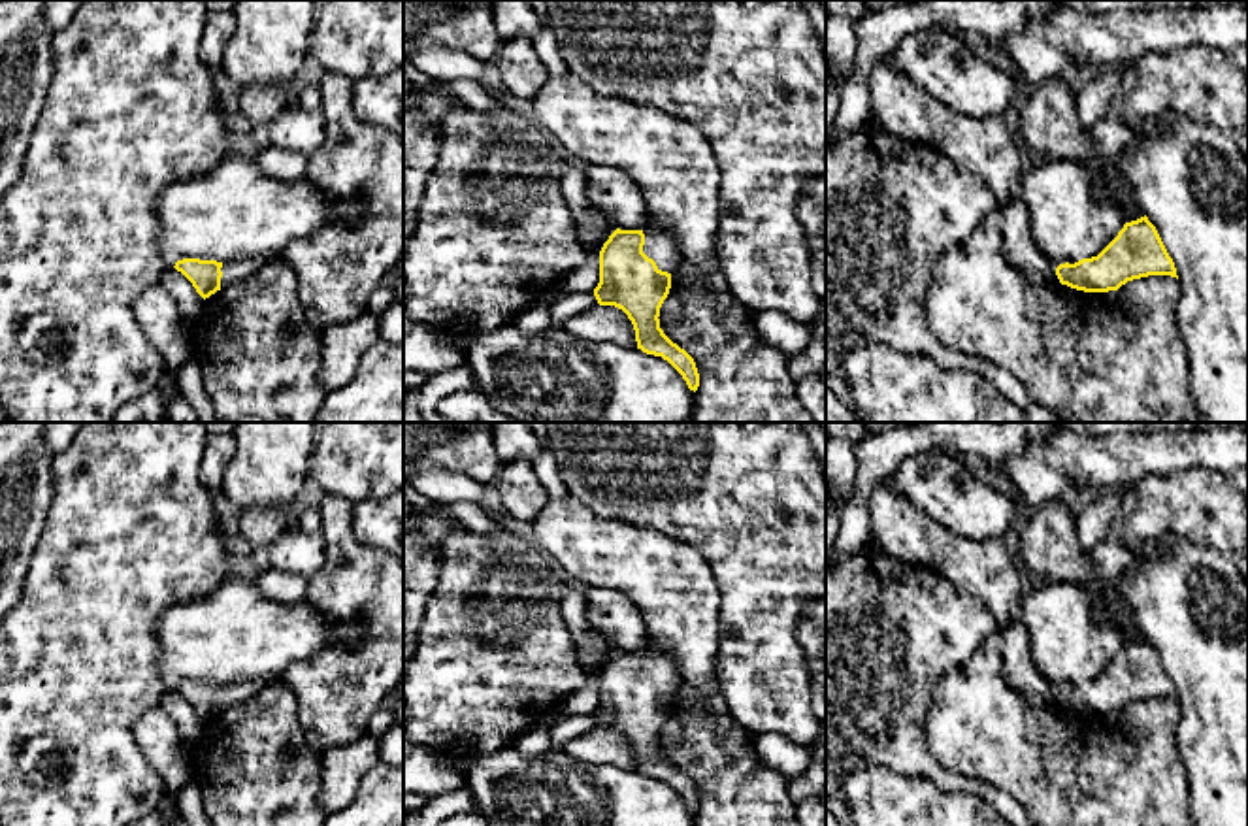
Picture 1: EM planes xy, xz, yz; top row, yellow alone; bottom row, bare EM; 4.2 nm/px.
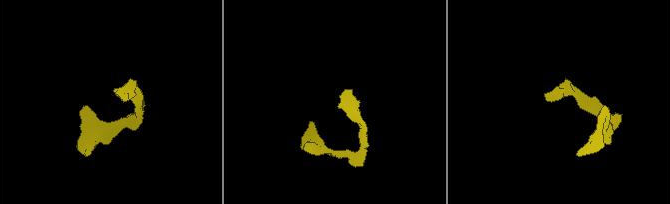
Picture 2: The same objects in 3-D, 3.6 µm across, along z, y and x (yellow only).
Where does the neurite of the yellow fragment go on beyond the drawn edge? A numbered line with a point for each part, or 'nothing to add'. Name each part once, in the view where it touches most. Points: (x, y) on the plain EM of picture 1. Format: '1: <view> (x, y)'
1: xz (660, 668)

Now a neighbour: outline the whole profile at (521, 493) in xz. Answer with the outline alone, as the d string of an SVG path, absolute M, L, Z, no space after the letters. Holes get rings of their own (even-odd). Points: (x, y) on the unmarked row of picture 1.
M528 460L501 464L494 483L503 507L517 520L534 522L550 502Z

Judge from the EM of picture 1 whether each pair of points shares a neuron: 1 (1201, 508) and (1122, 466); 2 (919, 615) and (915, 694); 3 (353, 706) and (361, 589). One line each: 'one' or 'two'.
1: two
2: one
3: one

